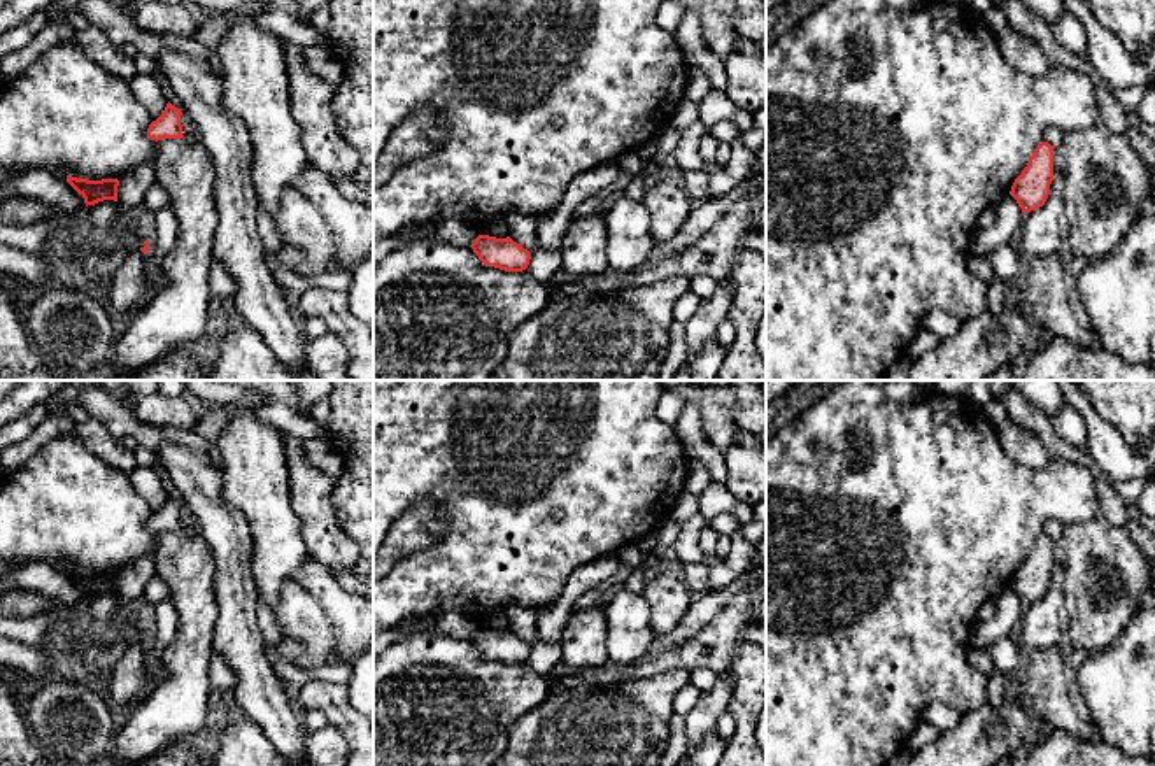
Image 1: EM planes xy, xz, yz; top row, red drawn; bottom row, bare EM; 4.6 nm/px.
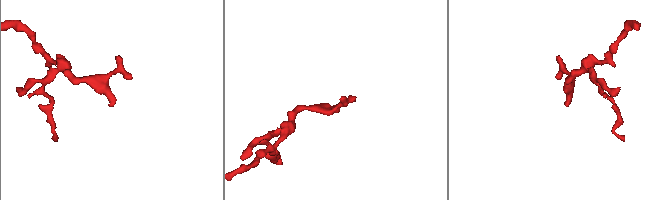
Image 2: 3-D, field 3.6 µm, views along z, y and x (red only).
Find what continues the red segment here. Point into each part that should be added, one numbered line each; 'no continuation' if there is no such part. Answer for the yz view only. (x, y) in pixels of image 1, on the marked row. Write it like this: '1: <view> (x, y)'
no continuation

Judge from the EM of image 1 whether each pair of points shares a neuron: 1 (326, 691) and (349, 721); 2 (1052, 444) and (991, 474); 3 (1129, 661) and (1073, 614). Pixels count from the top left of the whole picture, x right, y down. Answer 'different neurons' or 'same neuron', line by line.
1: same neuron
2: different neurons
3: different neurons

